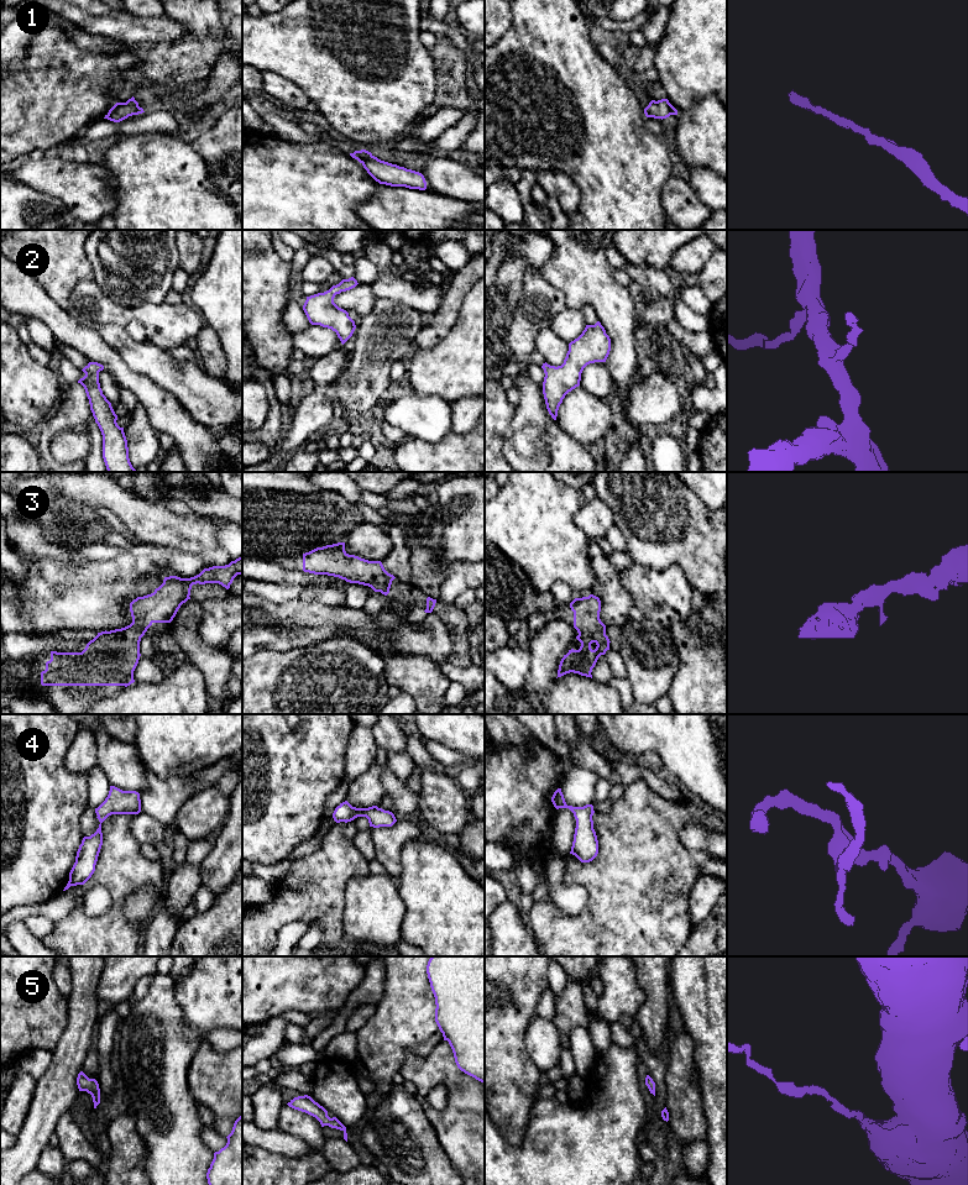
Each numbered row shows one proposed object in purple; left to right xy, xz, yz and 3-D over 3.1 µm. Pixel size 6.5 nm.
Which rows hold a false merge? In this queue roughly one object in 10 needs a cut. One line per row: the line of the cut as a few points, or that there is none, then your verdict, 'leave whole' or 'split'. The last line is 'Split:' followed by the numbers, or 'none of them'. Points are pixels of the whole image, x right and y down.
1: no cut; leave whole
2: no cut; leave whole
3: no cut; leave whole
4: no cut; leave whole
5: no cut; leave whole
Split: none of them

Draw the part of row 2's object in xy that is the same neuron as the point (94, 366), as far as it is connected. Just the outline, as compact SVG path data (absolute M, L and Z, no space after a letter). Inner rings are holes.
M89 362L82 369L85 376L78 383L85 389L90 410L103 435L103 458L108 472L136 472L129 458L124 428L117 425L117 415L100 388L99 372L103 369L103 365Z

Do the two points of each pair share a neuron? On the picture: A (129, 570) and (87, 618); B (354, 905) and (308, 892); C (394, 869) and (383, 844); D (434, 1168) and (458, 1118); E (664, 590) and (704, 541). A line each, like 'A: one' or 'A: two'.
A: one
B: two
C: one
D: two
E: two

